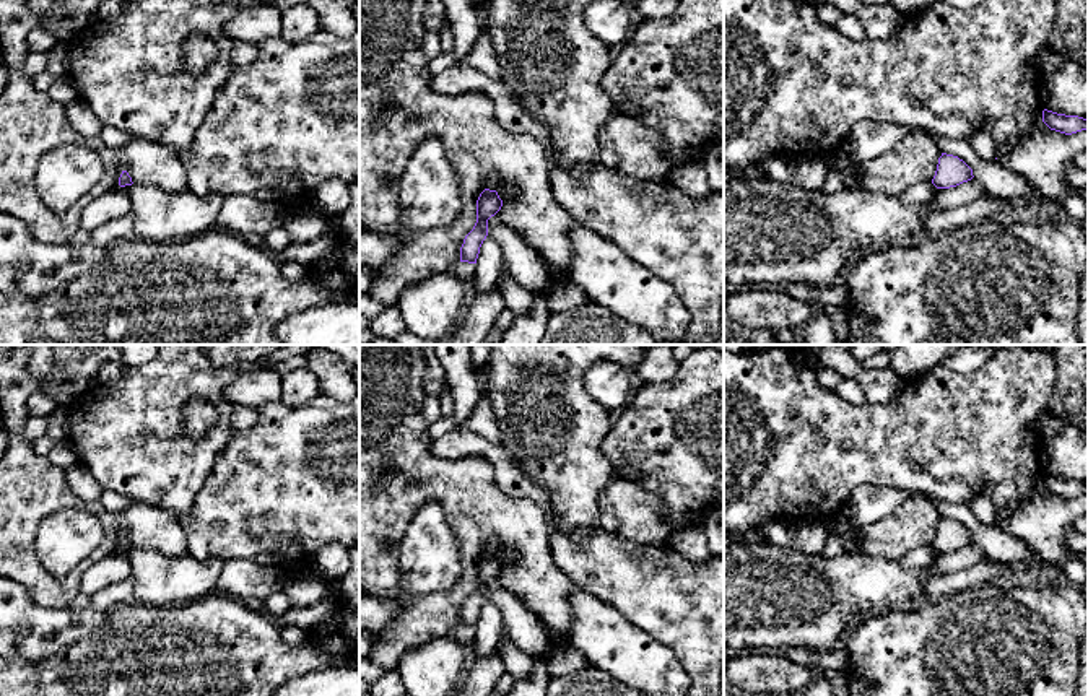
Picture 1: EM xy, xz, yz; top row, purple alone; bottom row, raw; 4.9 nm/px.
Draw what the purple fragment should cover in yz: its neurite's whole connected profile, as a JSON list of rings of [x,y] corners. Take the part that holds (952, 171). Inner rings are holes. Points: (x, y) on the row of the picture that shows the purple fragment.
[[[942,153],[932,184],[937,189],[950,189],[968,182],[973,177],[973,169],[963,159]]]

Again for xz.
[[[485,189],[477,200],[477,223],[460,247],[460,262],[477,263],[480,247],[488,236],[488,220],[503,207],[496,190]]]

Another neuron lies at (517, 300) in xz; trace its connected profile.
[[[503,263],[498,285],[498,291],[503,294],[506,307],[517,317],[524,315],[532,309],[533,293],[522,288],[507,270],[506,263]]]

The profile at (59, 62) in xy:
[[[52,47],[49,49],[47,72],[55,78],[67,78],[70,67],[68,49]]]

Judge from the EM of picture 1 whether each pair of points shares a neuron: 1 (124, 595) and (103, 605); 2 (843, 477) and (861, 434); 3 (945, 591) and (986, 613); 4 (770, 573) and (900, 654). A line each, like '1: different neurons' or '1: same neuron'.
1: same neuron
2: same neuron
3: different neurons
4: different neurons

